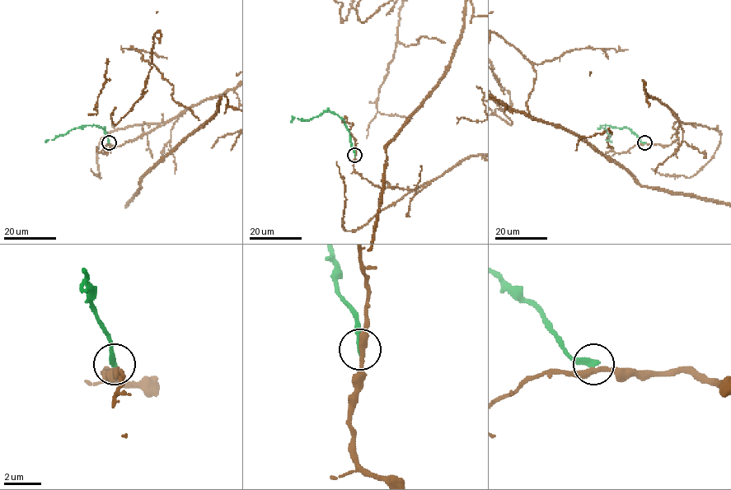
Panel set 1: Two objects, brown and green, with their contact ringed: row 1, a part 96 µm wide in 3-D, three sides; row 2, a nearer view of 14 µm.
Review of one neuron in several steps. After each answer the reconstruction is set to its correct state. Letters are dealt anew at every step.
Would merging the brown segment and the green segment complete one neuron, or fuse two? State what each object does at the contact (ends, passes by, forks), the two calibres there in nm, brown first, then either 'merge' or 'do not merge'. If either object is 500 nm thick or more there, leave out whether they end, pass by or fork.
brown passes by | green ends | 320/240 nm | do not merge

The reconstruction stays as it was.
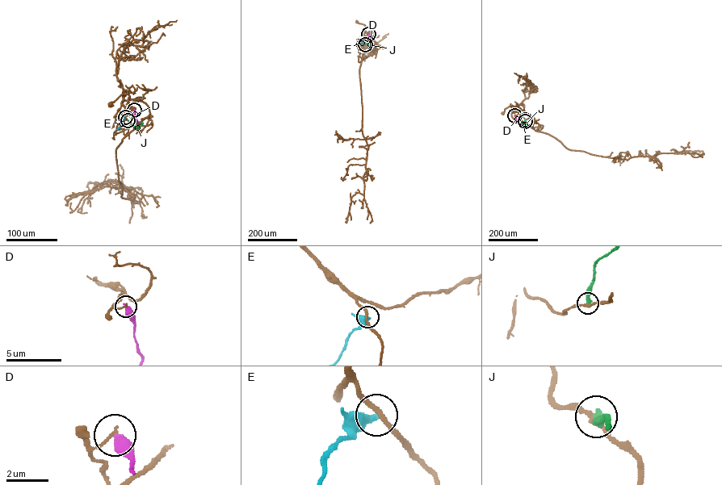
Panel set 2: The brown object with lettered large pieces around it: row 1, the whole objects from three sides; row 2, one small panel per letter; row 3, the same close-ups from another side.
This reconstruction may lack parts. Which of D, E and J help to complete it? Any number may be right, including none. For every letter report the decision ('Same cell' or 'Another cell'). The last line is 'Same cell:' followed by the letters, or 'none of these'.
D: Another cell
E: Another cell
J: Another cell
Same cell: none of these

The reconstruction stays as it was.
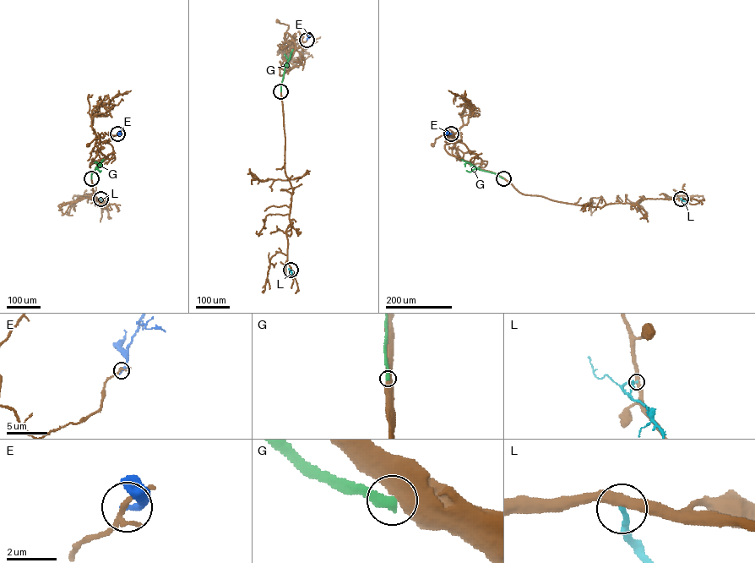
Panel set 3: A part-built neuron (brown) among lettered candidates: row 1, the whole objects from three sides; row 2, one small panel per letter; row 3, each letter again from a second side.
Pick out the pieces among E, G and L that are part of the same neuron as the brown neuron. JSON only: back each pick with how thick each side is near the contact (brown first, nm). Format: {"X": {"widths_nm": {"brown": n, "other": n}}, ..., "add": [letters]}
{"add": []}

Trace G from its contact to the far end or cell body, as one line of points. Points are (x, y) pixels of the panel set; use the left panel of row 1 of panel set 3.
G: (91, 178), (103, 159)

